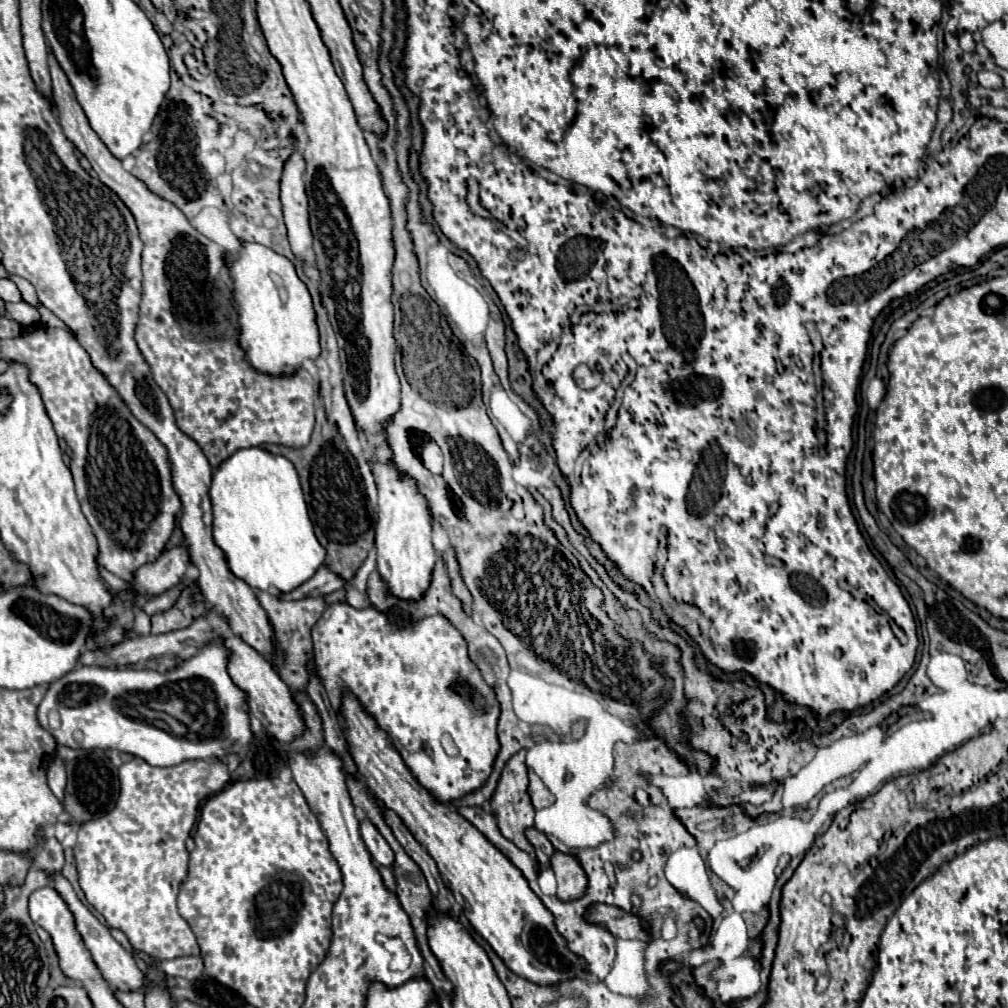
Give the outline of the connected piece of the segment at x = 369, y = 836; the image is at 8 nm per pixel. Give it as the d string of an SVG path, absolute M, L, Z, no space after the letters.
M369 818L363 820L363 830L361 830L361 836L363 836L363 842L367 846L367 850L371 852L373 860L377 864L383 864L383 866L389 866L393 864L393 850L389 848L389 844L385 842L385 838L377 832L377 828L373 826L373 822Z

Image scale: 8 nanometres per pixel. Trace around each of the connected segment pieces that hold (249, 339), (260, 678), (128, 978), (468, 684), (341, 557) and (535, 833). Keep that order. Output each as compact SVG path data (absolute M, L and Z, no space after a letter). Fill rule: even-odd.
M249 242L243 244L241 258L239 260L227 258L227 264L235 280L235 302L237 302L239 322L241 322L239 342L245 348L251 366L267 374L289 374L295 368L299 368L303 360L317 358L321 350L319 350L319 334L317 334L311 296L305 284L297 278L293 264L287 258L275 254L271 248L265 248L261 244L249 244Z
M239 636L223 638L225 648L229 650L229 660L227 660L227 672L237 688L241 688L247 694L247 706L249 712L263 724L263 728L275 736L277 740L289 744L295 736L299 736L305 728L299 706L293 700L293 694L289 686L279 678L279 674L271 668L271 664L249 644L245 644Z
M61 874L53 876L53 882L55 882L55 890L57 890L57 892L61 894L61 898L69 904L69 910L71 910L73 916L75 916L77 930L81 932L81 936L83 936L83 940L85 940L85 946L89 948L89 952L91 952L91 956L93 956L97 968L101 970L101 974L109 980L109 984L111 984L113 988L117 988L117 990L121 990L121 992L139 992L139 990L143 988L143 978L145 978L145 976L143 976L143 972L137 968L133 956L131 956L127 950L123 950L123 946L111 936L109 928L103 926L103 924L83 906L83 902L81 902L81 900L77 898L77 894L73 892L71 884L69 884Z
M331 604L327 606L327 610L323 612L323 616L317 620L317 624L313 626L313 654L315 654L315 662L319 666L319 676L325 684L325 690L327 690L327 696L333 704L333 710L339 712L339 706L341 706L341 690L349 690L365 708L367 712L379 722L379 726L391 736L393 740L393 746L395 750L401 754L403 762L407 764L407 768L413 772L413 776L419 780L419 784L423 788L427 788L439 802L451 802L451 800L457 800L473 790L477 790L487 778L489 778L489 772L491 772L491 766L493 766L493 760L497 756L497 716L499 716L499 708L497 708L497 700L493 696L493 688L483 680L481 672L477 670L477 666L469 660L467 656L467 648L465 648L465 640L463 636L449 624L449 620L445 620L443 616L429 616L413 626L407 626L407 628L397 628L391 624L391 618L377 612L373 606L365 608L365 610L355 610L351 608L349 604ZM449 734L453 738L453 744L457 746L459 754L457 756L449 756L445 750L443 750L443 744L441 744L441 738Z
M317 408L315 434L305 448L295 450L277 444L267 444L263 448L271 454L285 456L295 466L309 508L309 518L313 520L315 536L327 550L325 564L343 580L351 580L367 558L367 550L373 546L375 514L367 498L365 482L357 474L355 460L343 446L337 428L327 422L325 410Z
M527 828L525 830L525 838L529 840L529 844L531 846L539 846L539 848L543 848L543 852L547 854L547 856L551 856L553 852L555 852L555 848L551 846L551 842L547 840L547 836L543 834L543 832L539 832L539 830L535 830L535 828Z

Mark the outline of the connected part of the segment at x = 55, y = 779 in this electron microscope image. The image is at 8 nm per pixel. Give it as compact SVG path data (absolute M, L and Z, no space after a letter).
M53 758L53 762L49 764L47 782L49 782L49 788L53 790L53 794L57 794L61 800L63 790L65 790L65 762L61 758Z

